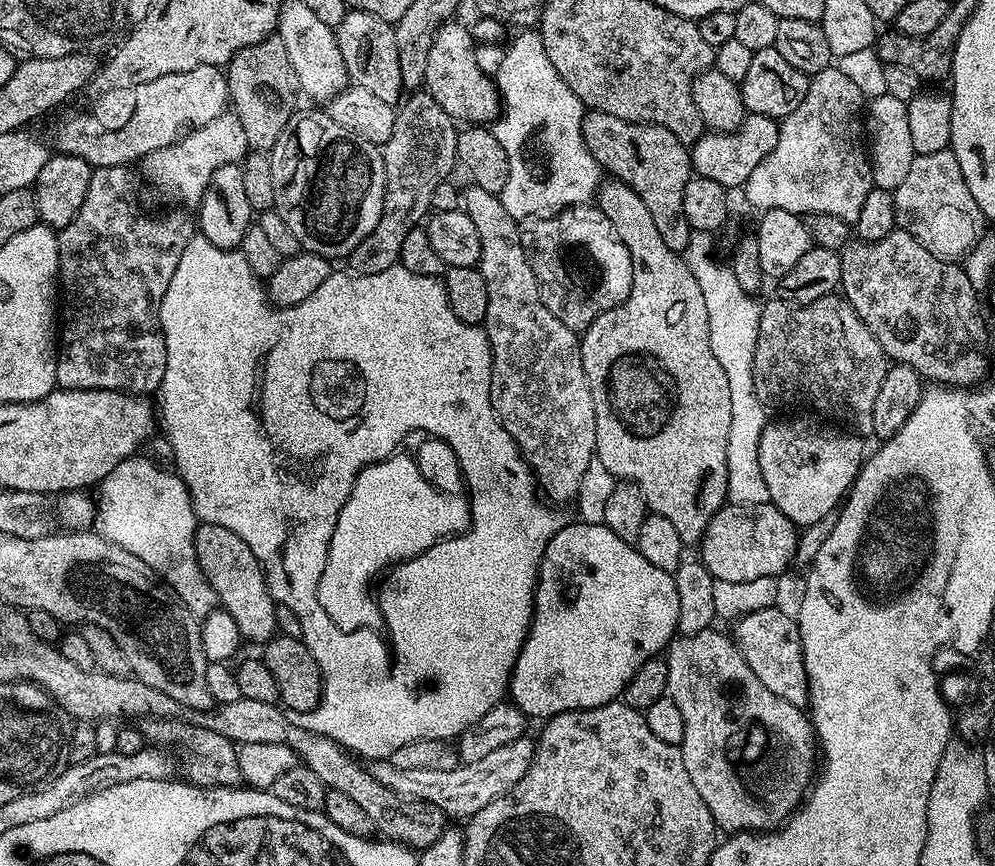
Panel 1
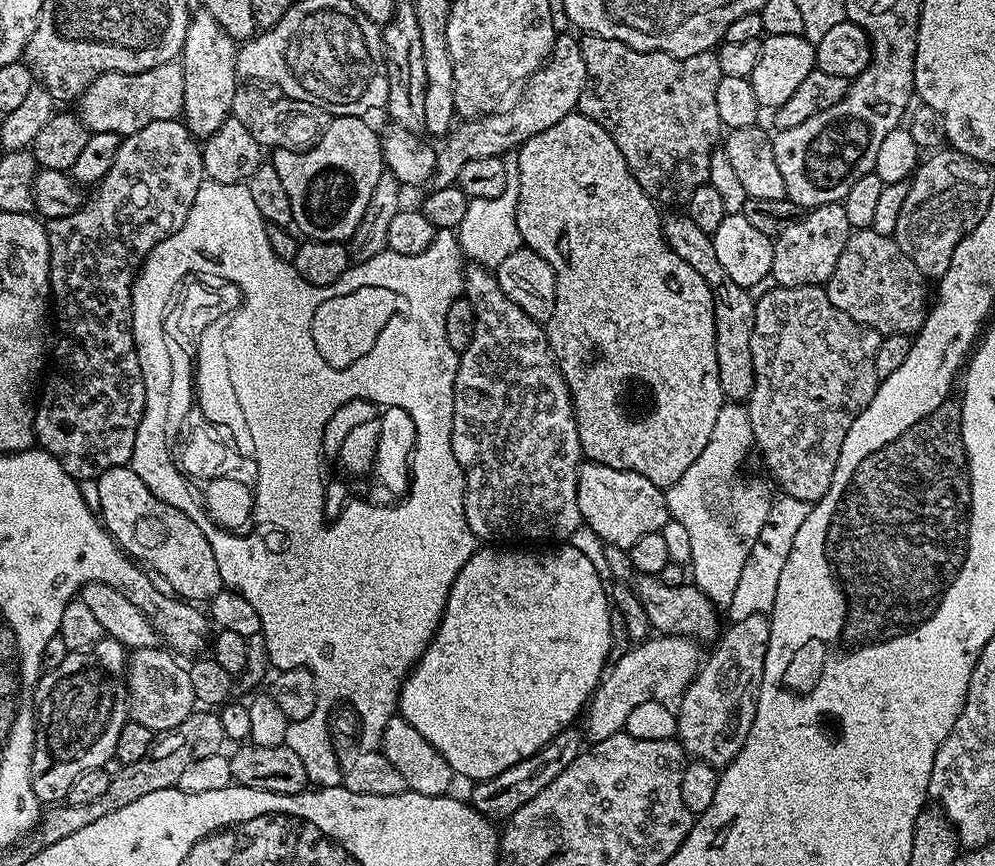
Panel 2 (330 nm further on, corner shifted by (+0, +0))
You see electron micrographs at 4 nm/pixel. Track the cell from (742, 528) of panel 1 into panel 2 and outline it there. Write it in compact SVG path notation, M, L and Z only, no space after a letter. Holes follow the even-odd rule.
M584 462L580 465L578 474L578 510L580 519L590 530L598 536L604 544L618 546L622 549L630 549L638 538L651 532L662 532L670 517L668 514L668 503L664 497L665 489L654 486L650 478L642 478L642 474L634 474L626 470L618 470L614 466L605 464L594 464Z

